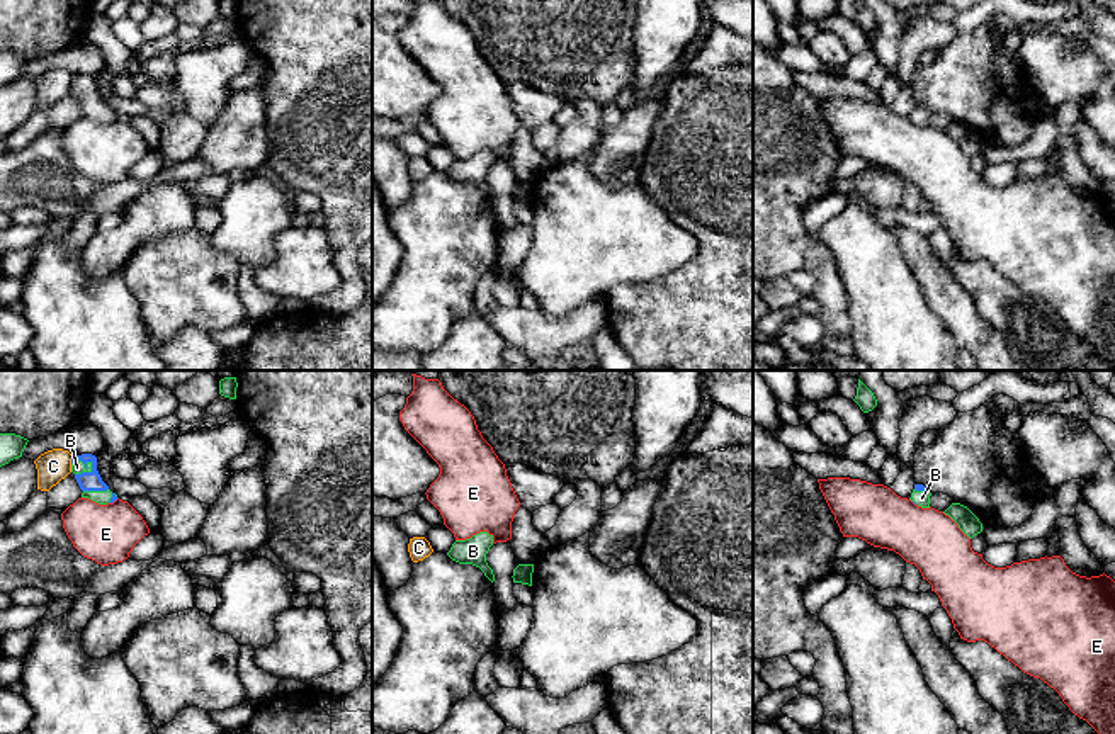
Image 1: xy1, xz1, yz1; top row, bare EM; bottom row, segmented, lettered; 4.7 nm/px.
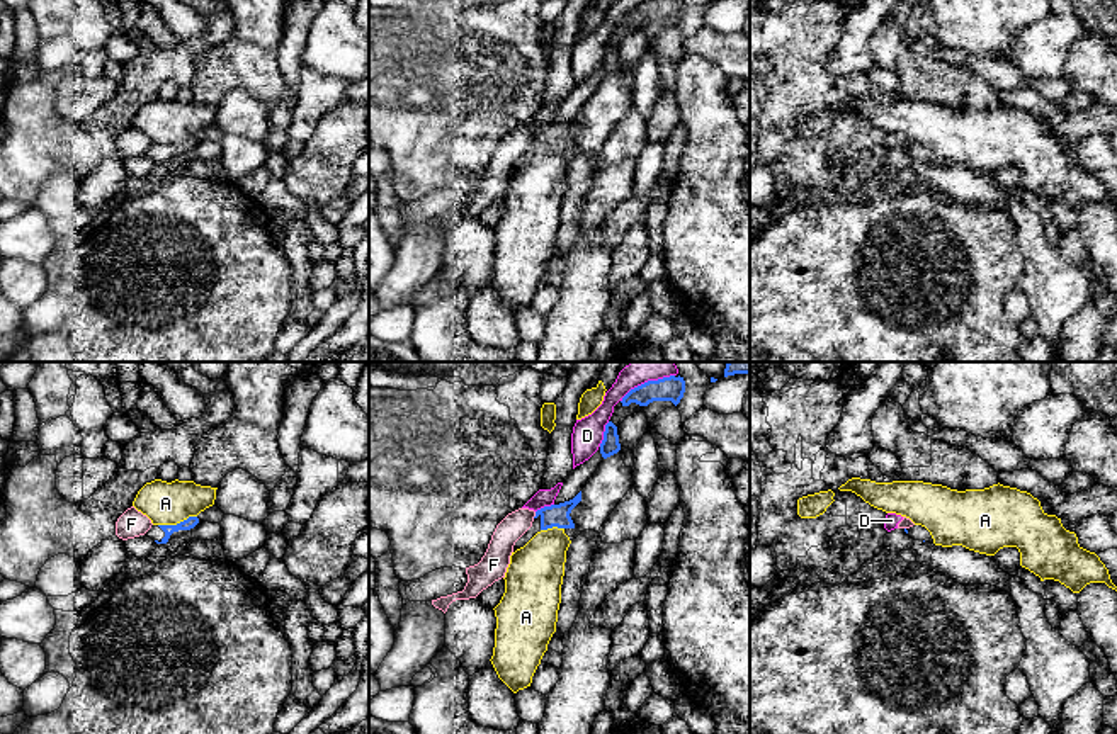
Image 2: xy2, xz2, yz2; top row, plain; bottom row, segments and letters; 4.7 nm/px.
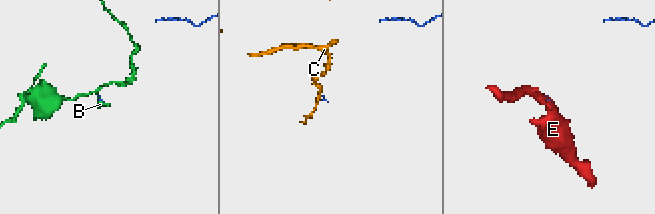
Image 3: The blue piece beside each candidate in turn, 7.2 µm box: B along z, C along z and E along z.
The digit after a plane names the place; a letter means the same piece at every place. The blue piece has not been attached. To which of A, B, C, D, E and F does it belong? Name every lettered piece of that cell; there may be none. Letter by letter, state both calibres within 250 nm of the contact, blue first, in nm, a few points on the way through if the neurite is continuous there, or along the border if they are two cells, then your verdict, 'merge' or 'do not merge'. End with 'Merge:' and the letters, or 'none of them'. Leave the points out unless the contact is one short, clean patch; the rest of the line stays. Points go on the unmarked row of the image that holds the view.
A: 60 nm thick on the blue side, 200 nm on the other; do not merge
B: 100 nm thick on the blue side, 60 nm on the other; merge
C: 100 nm thick on the blue side, 150 nm on the other; do not merge
D: 90 nm thick on the blue side, 150 nm on the other; do not merge
E: 20 nm thick on the blue side, 280 nm on the other; border along xy1 (118, 118), (109, 123); do not merge
F: 110 nm thick on the blue side, 120 nm on the other; border along xz2 (536, 131), (532, 136); do not merge
Merge: B

